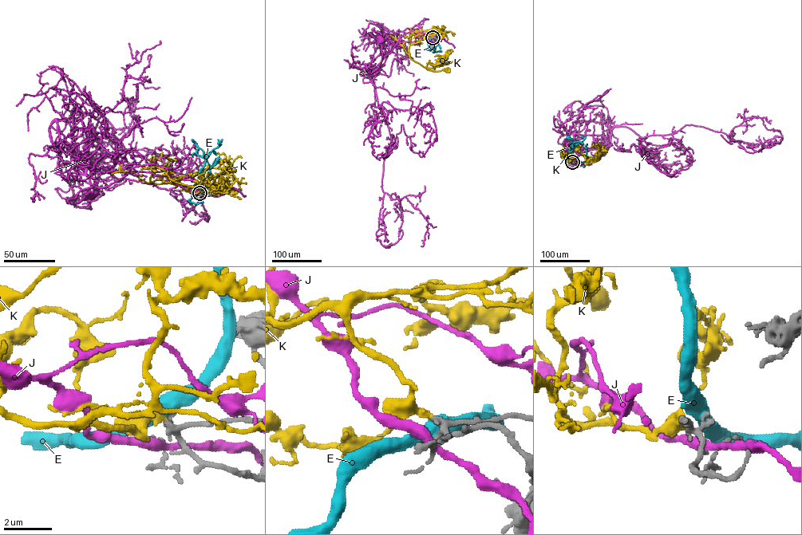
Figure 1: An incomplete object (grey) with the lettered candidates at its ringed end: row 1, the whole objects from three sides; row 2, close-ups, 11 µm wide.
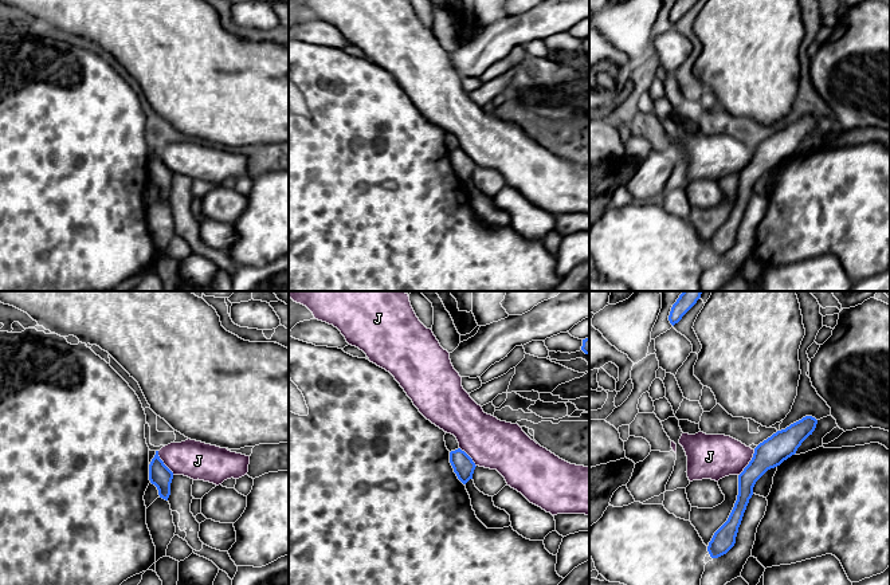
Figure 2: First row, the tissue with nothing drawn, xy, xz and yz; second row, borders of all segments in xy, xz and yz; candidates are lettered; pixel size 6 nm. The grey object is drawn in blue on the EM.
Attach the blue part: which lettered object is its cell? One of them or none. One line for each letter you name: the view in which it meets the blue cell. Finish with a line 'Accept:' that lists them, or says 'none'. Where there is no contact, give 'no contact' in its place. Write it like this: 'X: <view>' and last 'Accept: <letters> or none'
K: no contact
Accept: K

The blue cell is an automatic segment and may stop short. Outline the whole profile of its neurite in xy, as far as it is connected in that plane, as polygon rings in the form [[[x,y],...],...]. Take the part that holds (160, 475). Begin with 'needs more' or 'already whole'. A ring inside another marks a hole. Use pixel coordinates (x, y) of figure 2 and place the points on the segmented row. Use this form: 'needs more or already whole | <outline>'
already whole | [[[156,451],[154,458],[149,464],[149,480],[158,490],[160,498],[168,500],[170,495],[170,483],[173,479],[173,472],[164,464]]]

